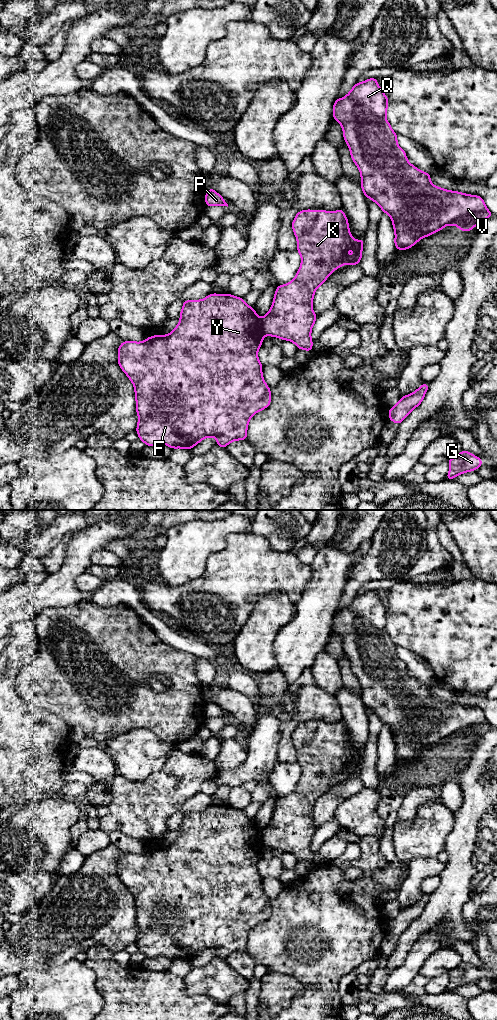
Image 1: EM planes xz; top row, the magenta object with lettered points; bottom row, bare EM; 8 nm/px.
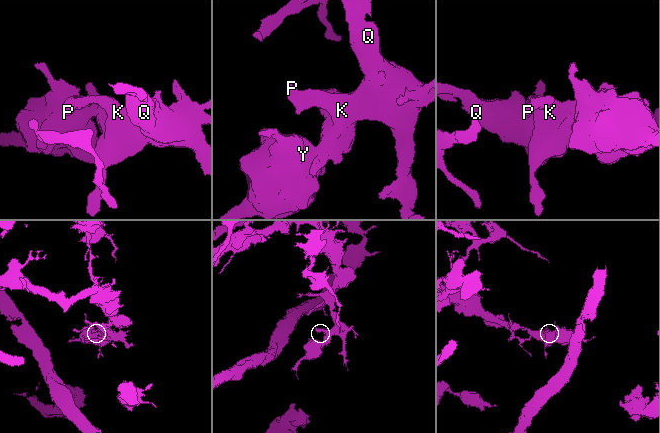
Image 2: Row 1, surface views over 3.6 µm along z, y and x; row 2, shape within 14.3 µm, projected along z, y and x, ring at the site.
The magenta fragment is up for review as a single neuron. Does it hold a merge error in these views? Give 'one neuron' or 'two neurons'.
two neurons

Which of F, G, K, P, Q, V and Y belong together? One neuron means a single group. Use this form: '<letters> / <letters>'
F Y / G K P Q V

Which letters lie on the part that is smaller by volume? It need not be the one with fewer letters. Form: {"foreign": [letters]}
{"foreign": ["F", "Y"]}

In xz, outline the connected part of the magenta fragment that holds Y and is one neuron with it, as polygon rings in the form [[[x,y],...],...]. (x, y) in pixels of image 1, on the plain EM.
[[[211,805],[202,812],[183,813],[179,836],[175,841],[163,848],[148,849],[143,854],[124,853],[118,859],[118,876],[134,897],[138,936],[136,944],[142,954],[148,958],[165,956],[172,961],[190,962],[206,949],[215,949],[217,958],[225,960],[230,954],[247,951],[247,939],[250,930],[257,924],[267,920],[271,915],[271,902],[262,888],[262,876],[258,871],[258,862],[262,858],[264,846],[261,840],[261,830],[253,819],[248,818],[243,810],[228,806]]]

